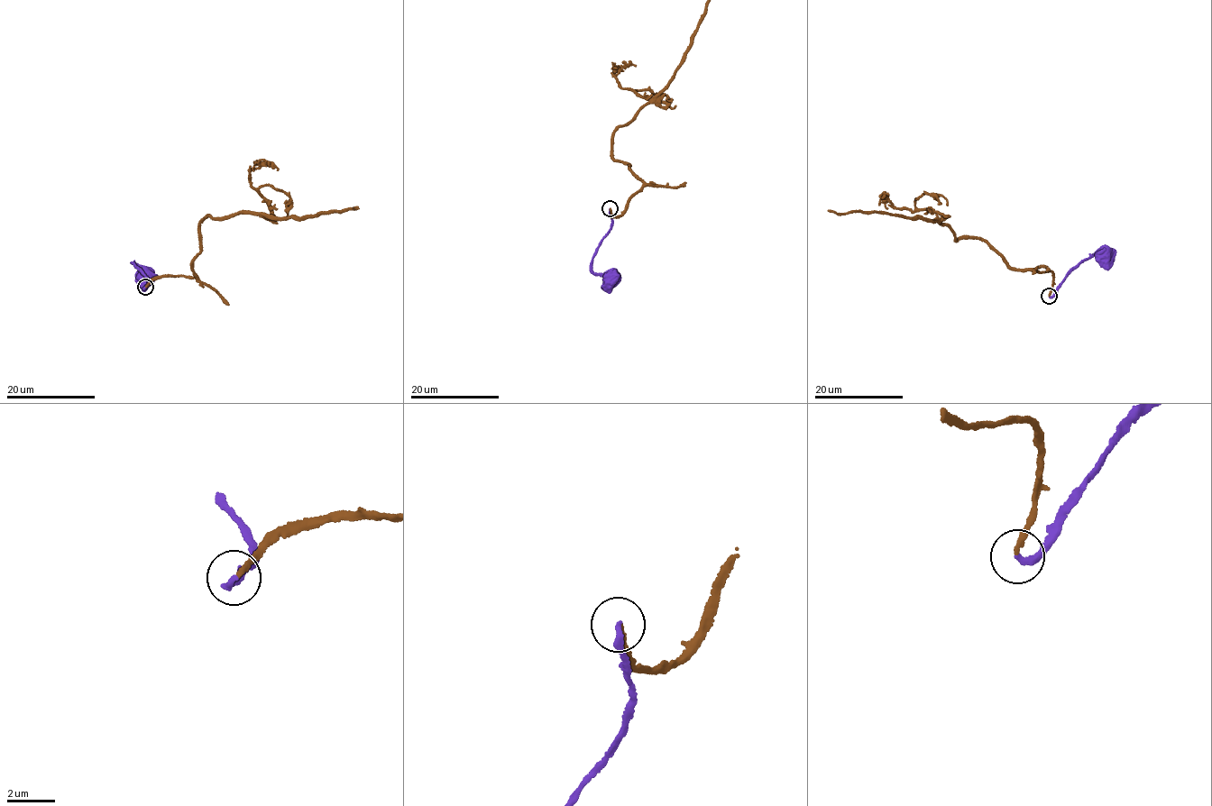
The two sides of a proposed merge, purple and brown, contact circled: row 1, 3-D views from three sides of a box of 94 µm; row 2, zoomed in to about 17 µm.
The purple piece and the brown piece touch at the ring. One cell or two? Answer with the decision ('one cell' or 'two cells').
one cell

